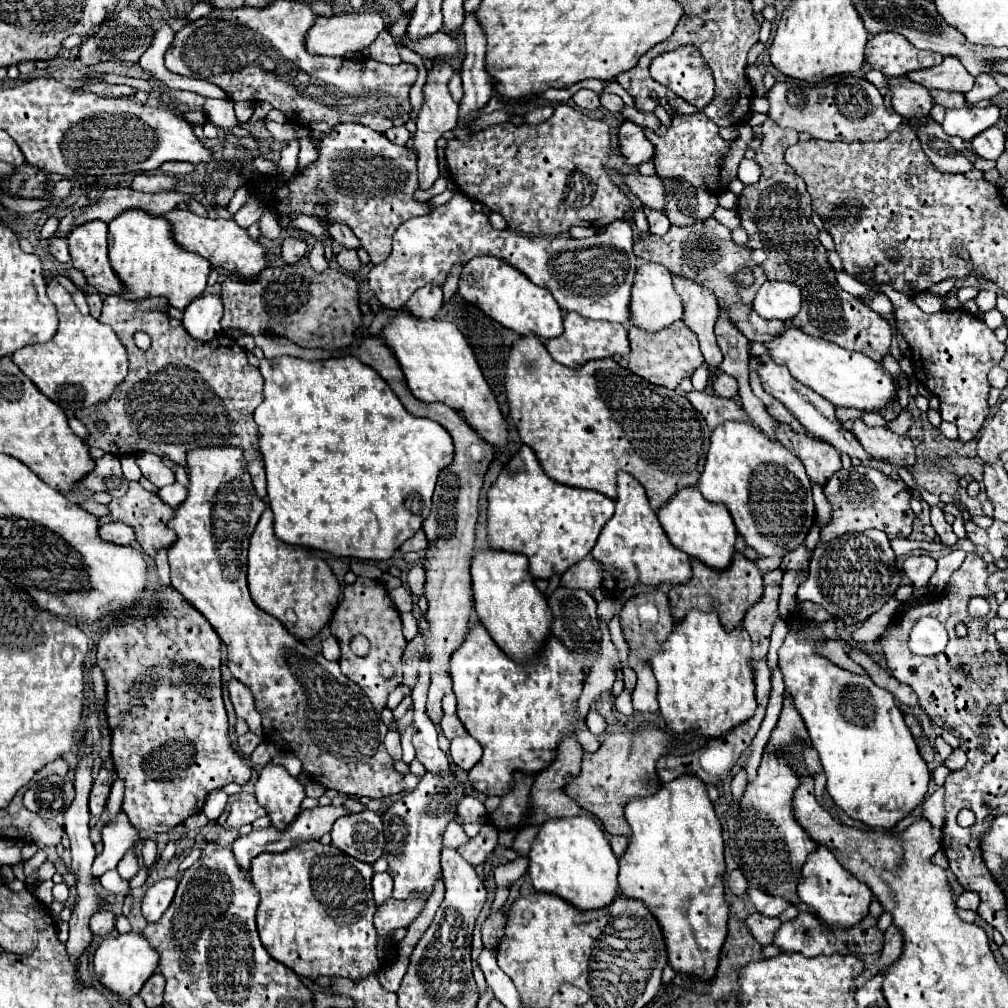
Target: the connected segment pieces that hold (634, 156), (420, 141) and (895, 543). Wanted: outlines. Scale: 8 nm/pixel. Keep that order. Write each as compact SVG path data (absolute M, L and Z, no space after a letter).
M624 121L620 125L618 143L620 143L620 155L624 157L626 165L640 165L654 157L654 145L646 139L644 129L630 121Z
M434 61L434 67L428 71L428 79L426 85L422 87L424 93L424 101L422 101L422 109L418 113L416 125L418 131L414 135L414 149L418 153L418 177L420 177L420 189L430 189L432 183L440 177L440 169L438 169L438 159L436 159L436 141L446 133L456 129L456 119L458 119L458 103L452 99L450 91L448 91L448 81L452 79L454 71L450 67L448 61Z
M892 539L892 549L898 557L908 557L914 549L923 549L928 551L944 551L944 556L952 551L952 548L947 547L943 543L926 542L926 541L910 541L910 539Z

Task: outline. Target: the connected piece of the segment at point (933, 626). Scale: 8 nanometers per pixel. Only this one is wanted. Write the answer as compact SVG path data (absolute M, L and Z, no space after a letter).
M922 617L912 627L908 647L916 655L936 655L944 651L948 643L948 633L944 625L932 617Z

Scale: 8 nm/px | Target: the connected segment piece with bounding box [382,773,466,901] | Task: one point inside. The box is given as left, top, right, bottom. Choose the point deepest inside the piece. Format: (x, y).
(414, 861)

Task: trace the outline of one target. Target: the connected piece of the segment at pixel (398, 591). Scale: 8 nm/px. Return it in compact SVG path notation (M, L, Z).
M396 587L396 589L392 589L390 593L390 599L392 599L392 603L396 605L396 609L400 613L410 612L413 609L413 600L412 595L410 595L410 591L406 589L406 587Z

